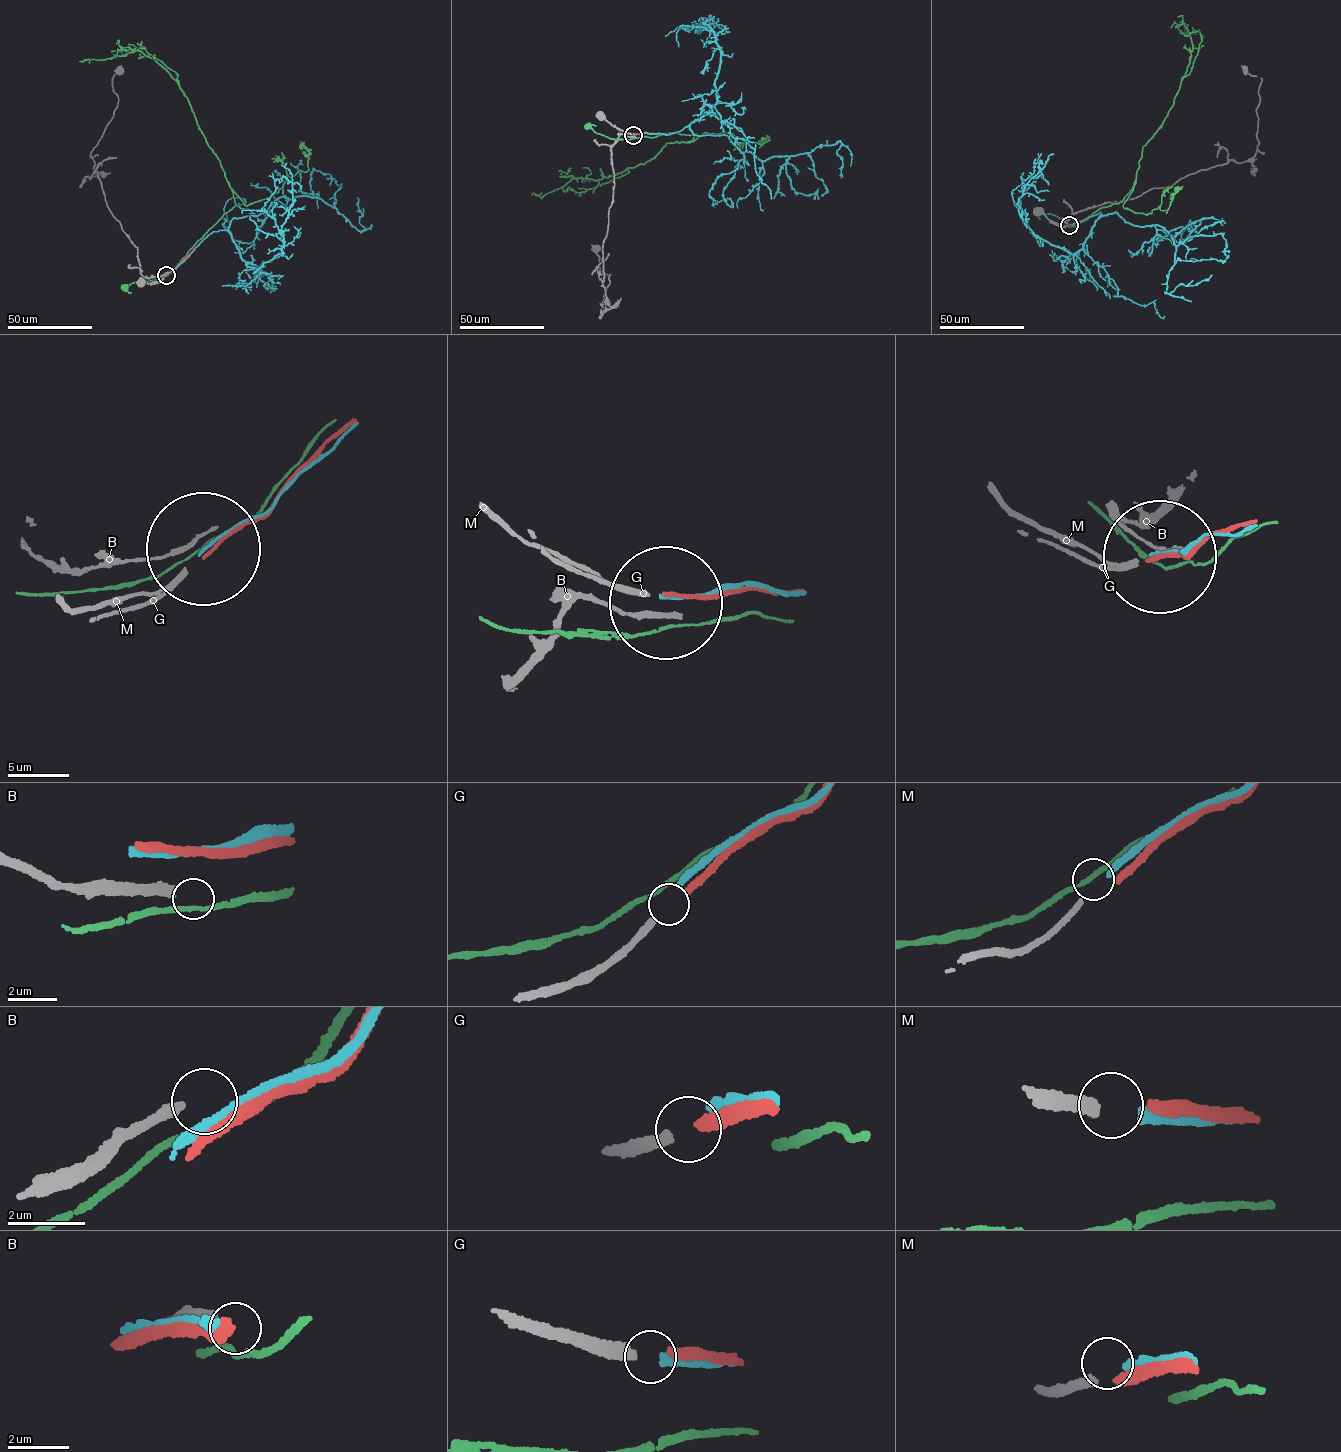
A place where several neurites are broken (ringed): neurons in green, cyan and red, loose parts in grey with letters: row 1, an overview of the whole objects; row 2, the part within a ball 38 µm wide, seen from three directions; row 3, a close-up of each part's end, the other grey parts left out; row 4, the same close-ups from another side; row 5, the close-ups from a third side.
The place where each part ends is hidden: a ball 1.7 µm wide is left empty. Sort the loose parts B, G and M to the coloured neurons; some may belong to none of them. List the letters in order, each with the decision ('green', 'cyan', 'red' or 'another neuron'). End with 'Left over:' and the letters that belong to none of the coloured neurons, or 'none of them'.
B: another neuron
G: red
M: cyan
Left over: B

